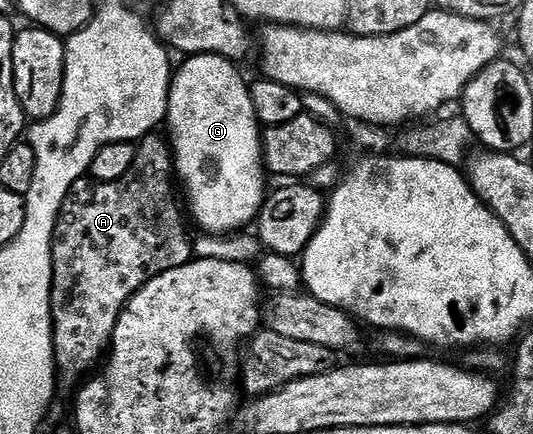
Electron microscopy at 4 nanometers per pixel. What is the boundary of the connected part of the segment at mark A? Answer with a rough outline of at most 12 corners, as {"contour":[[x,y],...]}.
{"contour":[[167,137],[68,191],[52,241],[59,377],[91,375],[148,281],[193,261]]}

